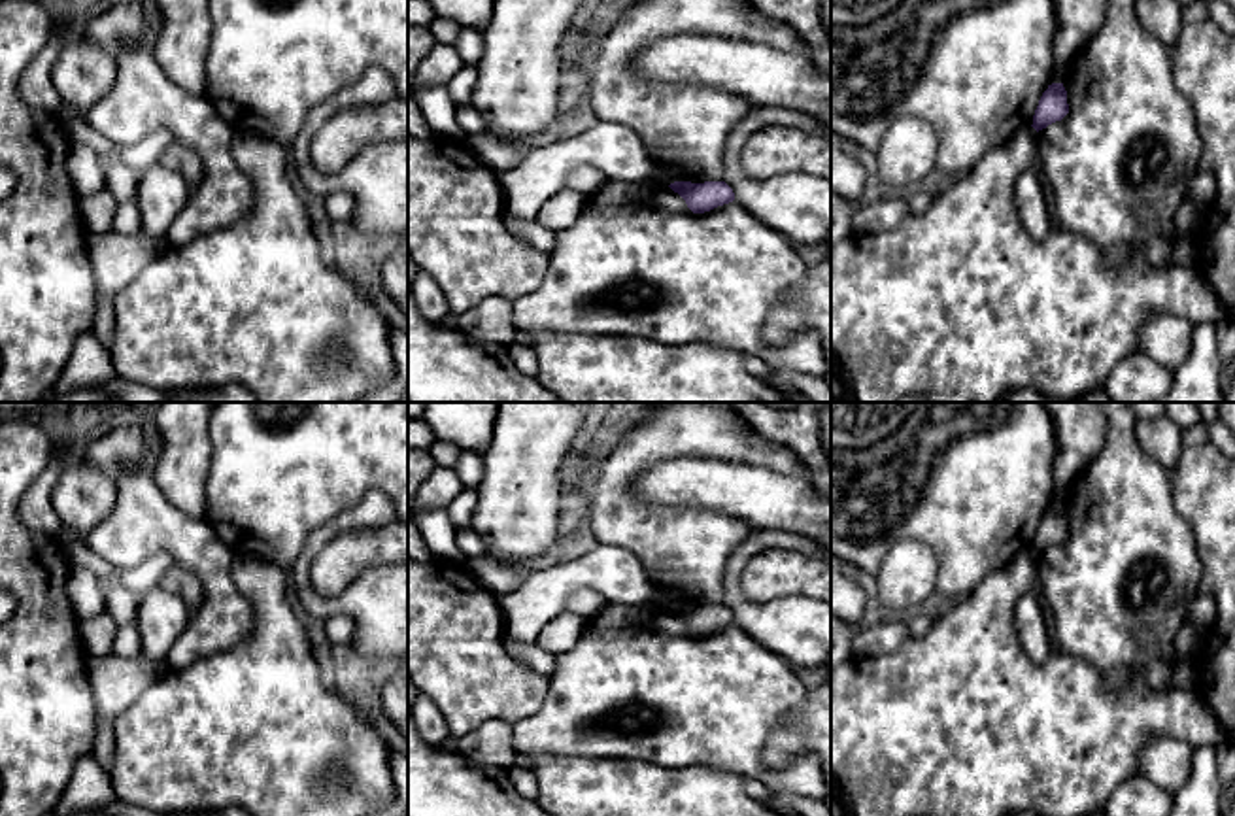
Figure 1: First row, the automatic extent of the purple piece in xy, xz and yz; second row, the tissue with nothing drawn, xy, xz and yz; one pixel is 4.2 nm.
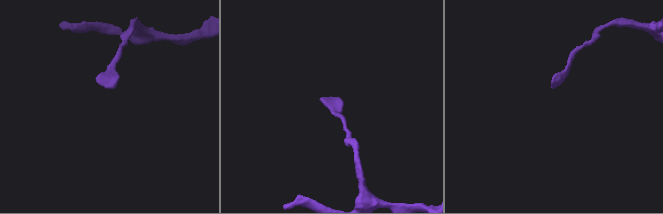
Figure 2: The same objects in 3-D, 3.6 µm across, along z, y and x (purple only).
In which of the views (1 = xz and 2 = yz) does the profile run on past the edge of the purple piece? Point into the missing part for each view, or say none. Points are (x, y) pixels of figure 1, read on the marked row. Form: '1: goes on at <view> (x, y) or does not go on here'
1: does not go on here
2: does not go on here

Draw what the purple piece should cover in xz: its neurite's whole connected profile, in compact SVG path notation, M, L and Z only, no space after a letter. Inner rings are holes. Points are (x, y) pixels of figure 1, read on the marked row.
M674 181L668 187L685 200L693 213L704 213L735 200L735 193L725 181Z

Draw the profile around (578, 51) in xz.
M593 23L578 32L568 32L567 42L561 45L565 74L568 81L585 81L589 77L591 64L604 36L606 30L595 26Z

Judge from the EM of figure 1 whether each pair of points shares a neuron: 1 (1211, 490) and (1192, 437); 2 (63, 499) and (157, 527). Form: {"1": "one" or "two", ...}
{"1": "two", "2": "two"}

